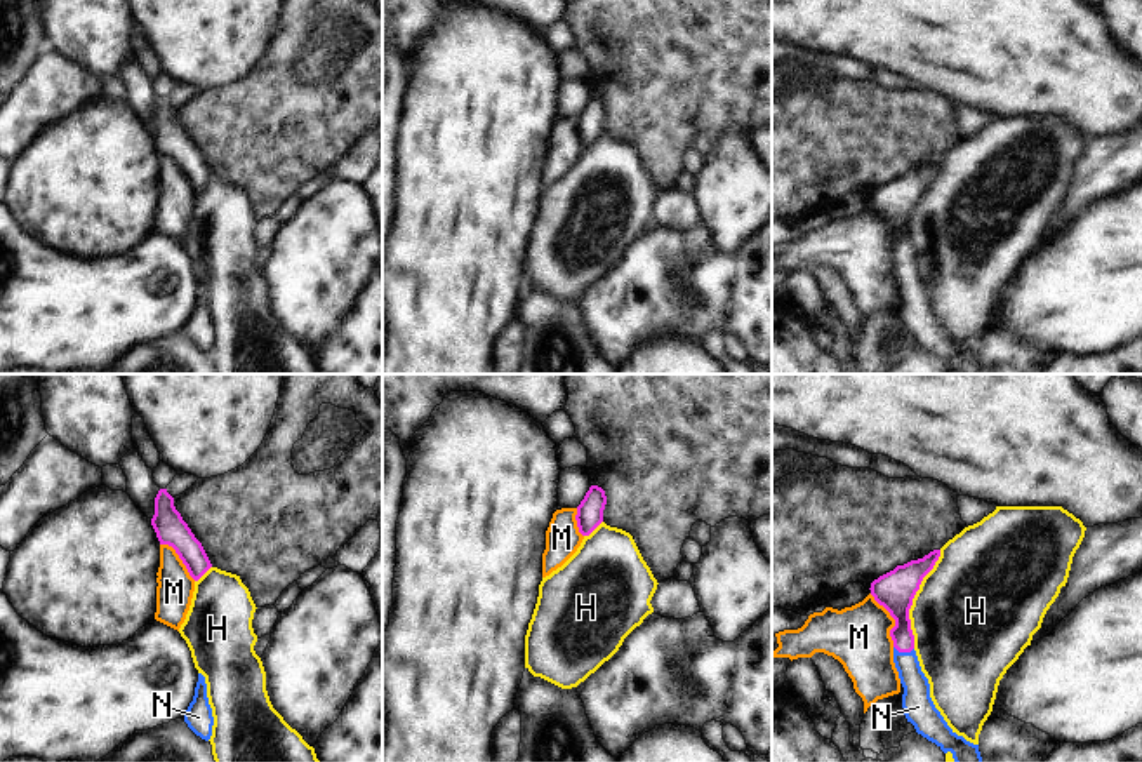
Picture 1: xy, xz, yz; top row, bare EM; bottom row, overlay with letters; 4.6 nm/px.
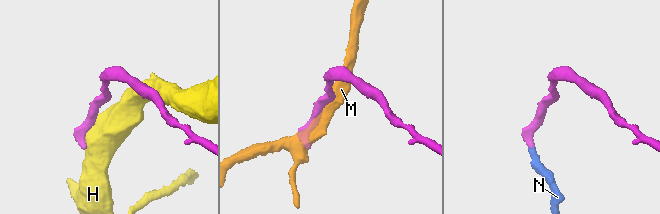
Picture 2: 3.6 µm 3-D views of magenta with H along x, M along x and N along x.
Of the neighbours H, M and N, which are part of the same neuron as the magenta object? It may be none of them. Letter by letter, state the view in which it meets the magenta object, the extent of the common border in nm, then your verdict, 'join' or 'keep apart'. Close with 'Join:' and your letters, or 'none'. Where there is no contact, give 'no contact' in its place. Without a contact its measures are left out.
H: yz | 480 nm | keep apart
M: yz | 280 nm | keep apart
N: yz | 100 nm | join
Join: N

